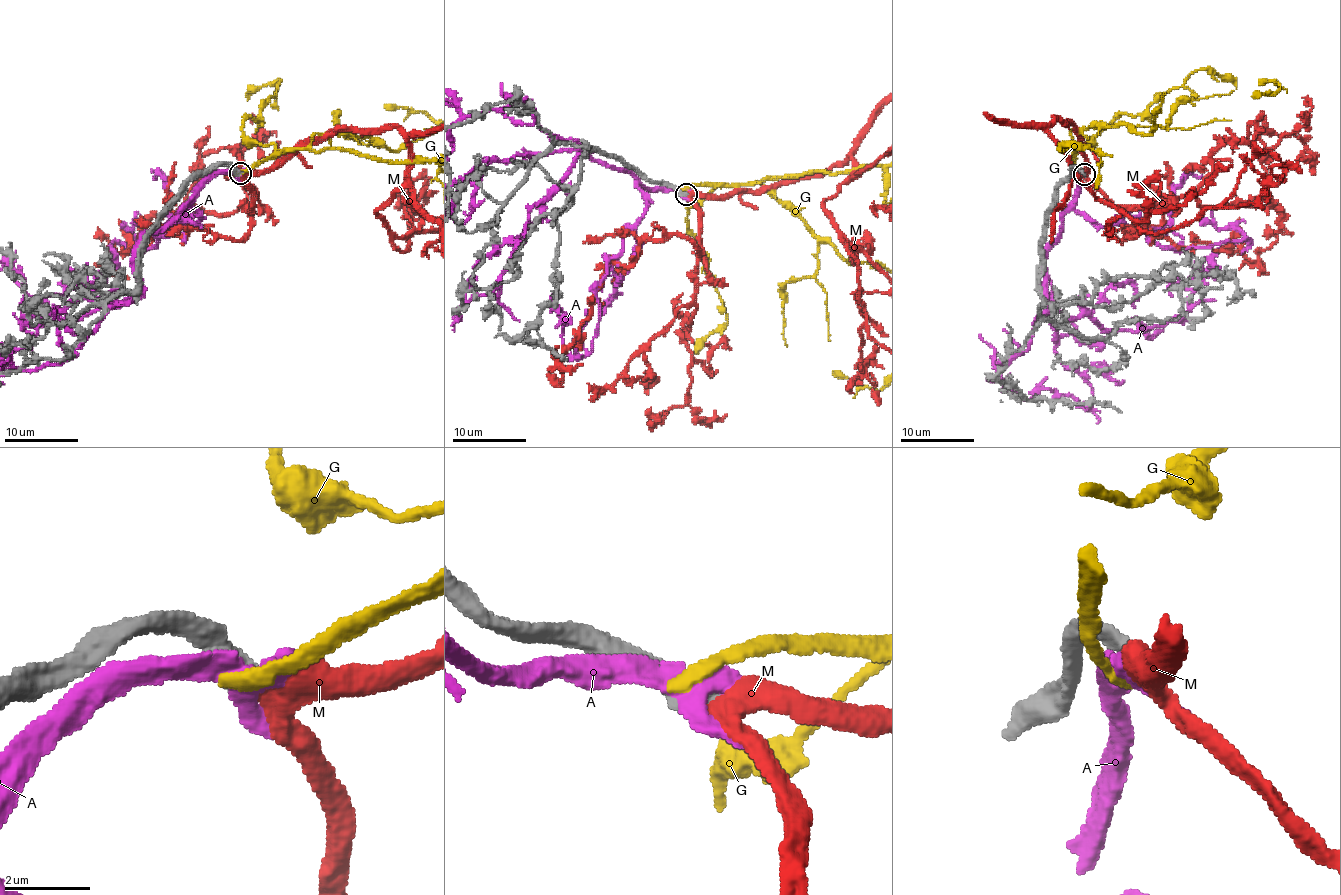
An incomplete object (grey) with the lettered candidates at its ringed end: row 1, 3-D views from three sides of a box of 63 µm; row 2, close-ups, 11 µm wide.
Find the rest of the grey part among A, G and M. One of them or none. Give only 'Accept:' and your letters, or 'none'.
Accept: M

